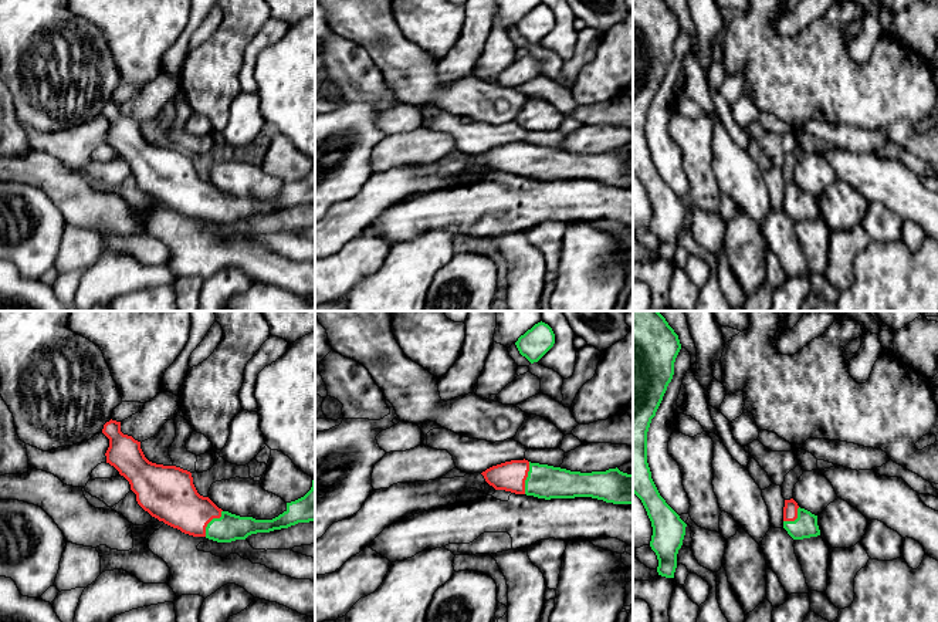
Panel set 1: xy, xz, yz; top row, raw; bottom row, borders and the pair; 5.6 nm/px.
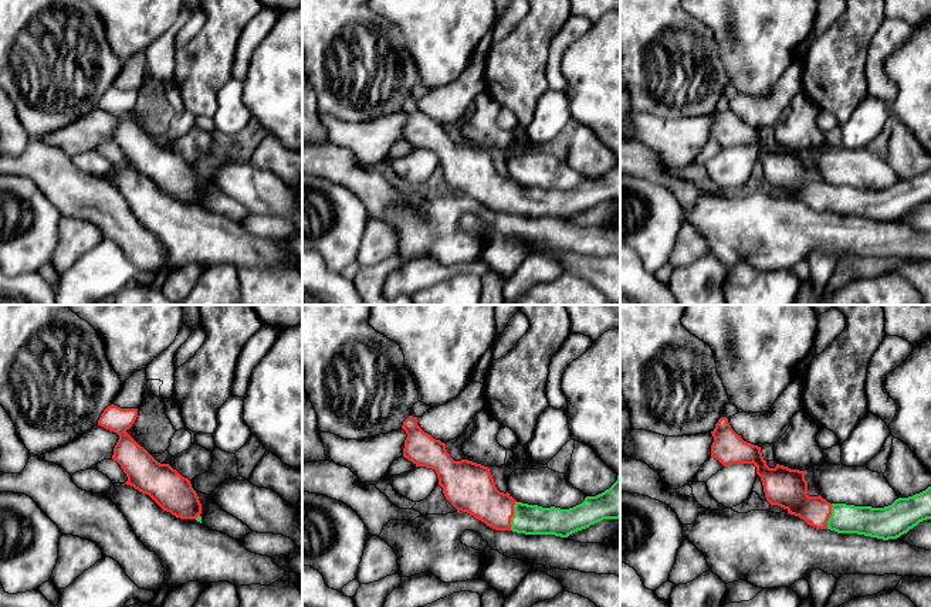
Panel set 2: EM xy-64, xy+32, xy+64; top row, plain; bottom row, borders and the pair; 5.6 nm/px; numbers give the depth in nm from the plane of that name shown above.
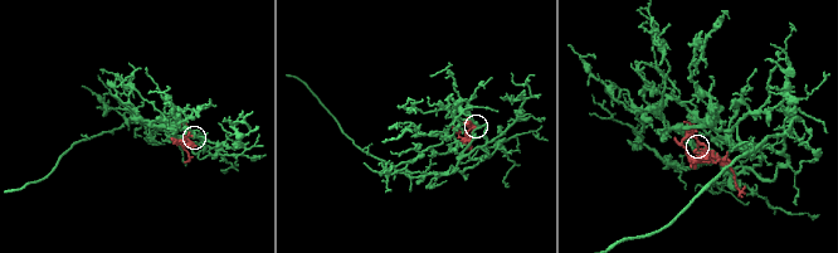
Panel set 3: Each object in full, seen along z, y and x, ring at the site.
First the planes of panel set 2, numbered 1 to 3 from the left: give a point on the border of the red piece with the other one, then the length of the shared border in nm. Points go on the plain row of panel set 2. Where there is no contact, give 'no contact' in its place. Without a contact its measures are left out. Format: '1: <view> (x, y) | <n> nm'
1: xy-64 (197, 199) | 40 nm
2: xy+32 (514, 197) | 170 nm
3: xy+64 (830, 199) | 150 nm

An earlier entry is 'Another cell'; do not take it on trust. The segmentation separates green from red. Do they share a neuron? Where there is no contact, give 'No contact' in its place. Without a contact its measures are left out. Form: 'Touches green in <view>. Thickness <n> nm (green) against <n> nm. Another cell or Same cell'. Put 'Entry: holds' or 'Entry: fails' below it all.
Touches green in xz. Thickness 190 nm (green) against 170 nm. Same cell
Entry: fails

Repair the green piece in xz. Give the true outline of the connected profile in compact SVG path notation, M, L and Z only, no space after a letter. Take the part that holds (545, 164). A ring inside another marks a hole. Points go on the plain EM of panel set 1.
M511 142L481 155L495 172L538 180L592 179L613 186L633 186L633 156L616 151L580 155L528 142Z

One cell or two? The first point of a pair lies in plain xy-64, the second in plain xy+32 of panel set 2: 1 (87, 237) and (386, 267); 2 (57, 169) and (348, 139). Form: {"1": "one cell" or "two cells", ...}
{"1": "two cells", "2": "two cells"}

